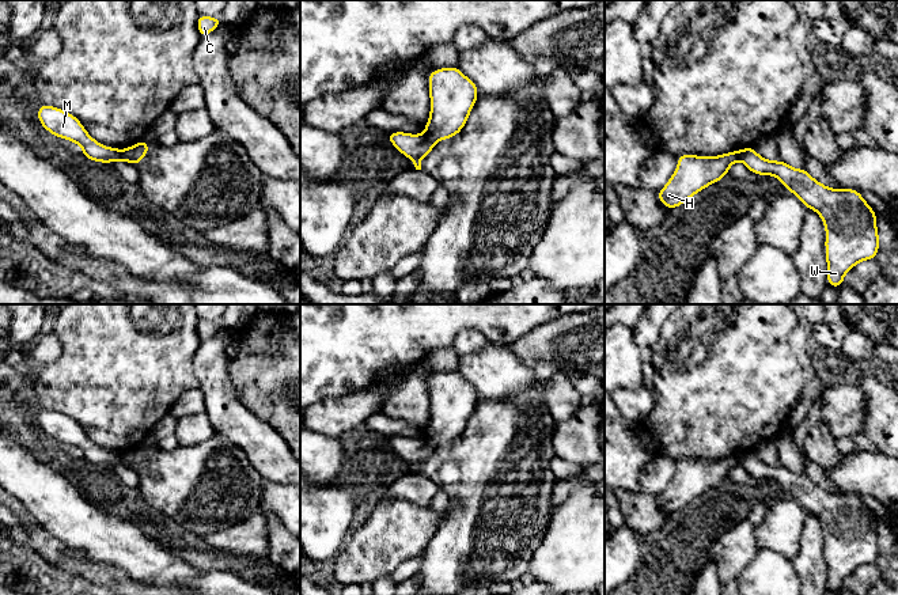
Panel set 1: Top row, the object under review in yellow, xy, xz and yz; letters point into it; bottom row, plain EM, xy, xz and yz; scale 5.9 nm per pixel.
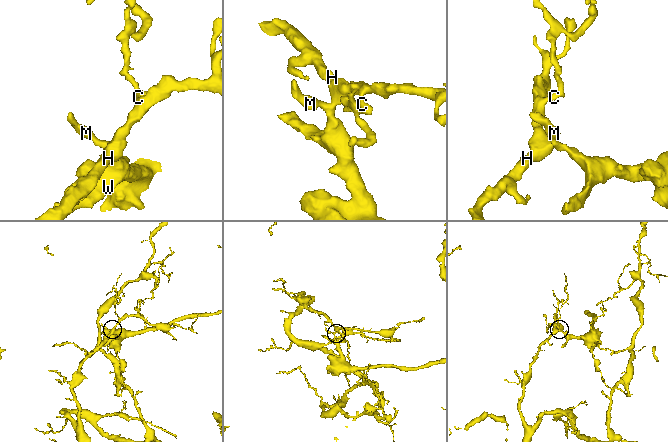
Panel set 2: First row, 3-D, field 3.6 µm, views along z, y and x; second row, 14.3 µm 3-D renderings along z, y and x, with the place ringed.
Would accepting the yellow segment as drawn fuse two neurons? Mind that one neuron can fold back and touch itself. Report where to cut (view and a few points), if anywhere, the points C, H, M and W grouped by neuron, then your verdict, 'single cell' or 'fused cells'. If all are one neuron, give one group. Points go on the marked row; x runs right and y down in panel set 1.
xy (124, 150), (127, 160) | C H / M W | fused cells

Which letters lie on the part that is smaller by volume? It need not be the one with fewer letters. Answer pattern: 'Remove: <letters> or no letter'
Remove: M, W

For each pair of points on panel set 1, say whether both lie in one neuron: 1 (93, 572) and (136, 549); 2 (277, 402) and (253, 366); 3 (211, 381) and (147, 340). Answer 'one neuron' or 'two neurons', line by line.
1: two neurons
2: one neuron
3: two neurons

